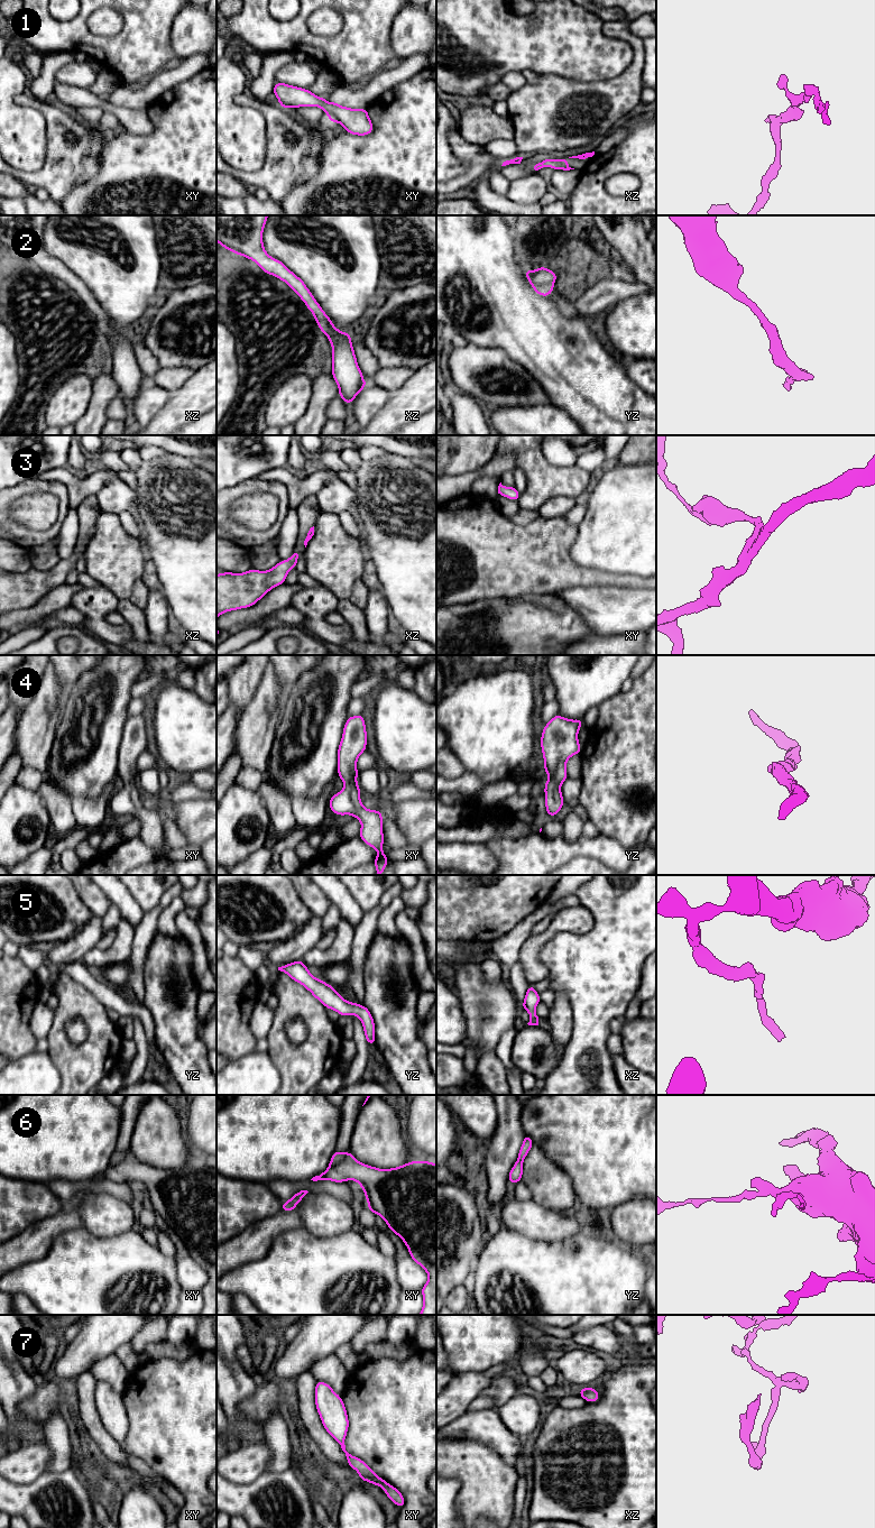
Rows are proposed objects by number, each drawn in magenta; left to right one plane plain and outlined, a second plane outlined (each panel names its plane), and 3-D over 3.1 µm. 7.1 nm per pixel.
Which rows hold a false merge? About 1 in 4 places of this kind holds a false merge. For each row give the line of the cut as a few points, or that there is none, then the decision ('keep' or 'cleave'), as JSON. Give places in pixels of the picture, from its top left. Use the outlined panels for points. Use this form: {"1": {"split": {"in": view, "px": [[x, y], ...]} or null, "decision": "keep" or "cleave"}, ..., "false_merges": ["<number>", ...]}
{"1": {"split": null, "decision": "keep"}, "2": {"split": null, "decision": "keep"}, "3": {"split": null, "decision": "keep"}, "4": {"split": null, "decision": "keep"}, "5": {"split": null, "decision": "keep"}, "6": {"split": {"in": "xy", "px": [[355, 1158], [346, 1158], [329, 1166]]}, "decision": "cleave"}, "7": {"split": null, "decision": "keep"}, "false_merges": ["6"]}

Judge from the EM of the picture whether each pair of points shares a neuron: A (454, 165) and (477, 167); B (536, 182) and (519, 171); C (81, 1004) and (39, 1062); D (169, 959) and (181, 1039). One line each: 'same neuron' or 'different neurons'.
A: different neurons
B: different neurons
C: different neurons
D: same neuron

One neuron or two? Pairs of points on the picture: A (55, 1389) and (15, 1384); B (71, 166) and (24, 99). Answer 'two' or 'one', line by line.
A: two
B: one

